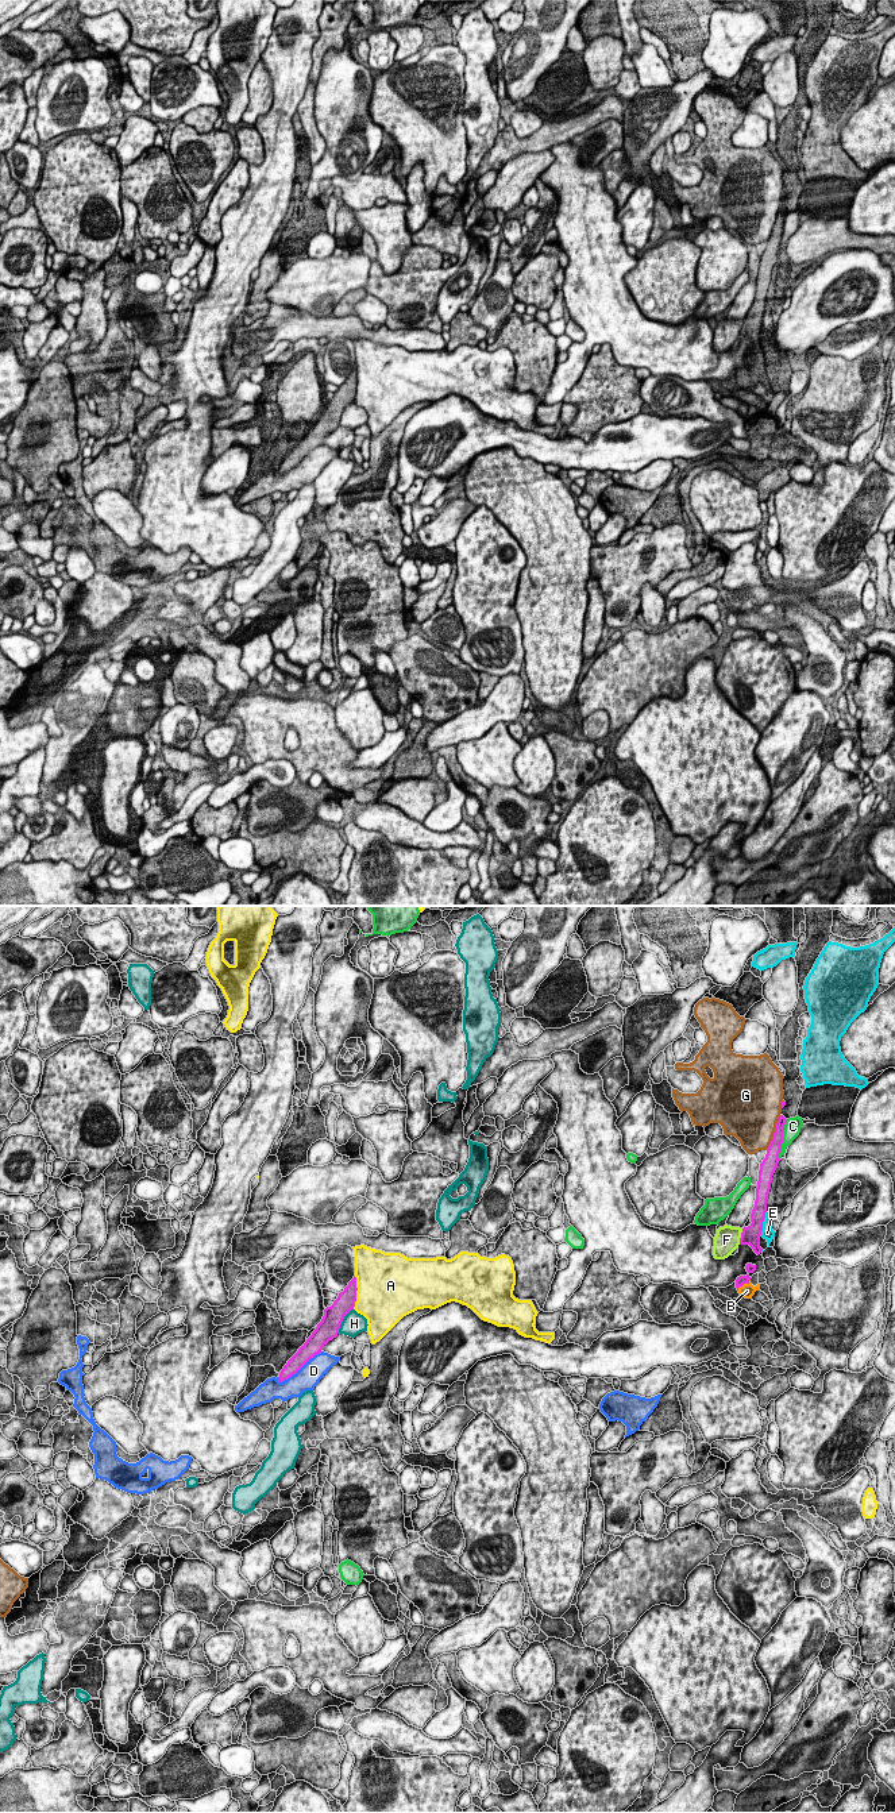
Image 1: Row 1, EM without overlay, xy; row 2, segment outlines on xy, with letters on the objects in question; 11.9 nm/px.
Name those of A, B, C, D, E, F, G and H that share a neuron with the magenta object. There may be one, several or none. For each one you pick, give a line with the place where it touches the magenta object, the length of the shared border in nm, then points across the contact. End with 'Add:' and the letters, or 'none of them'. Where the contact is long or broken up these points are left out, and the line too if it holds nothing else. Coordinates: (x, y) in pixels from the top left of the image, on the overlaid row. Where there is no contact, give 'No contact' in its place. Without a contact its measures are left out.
B: Touches magenta at xy (743, 1284). Shared border 180 nm. Path across: xy (741, 1280), (743, 1284), (747, 1291)
Add: B

